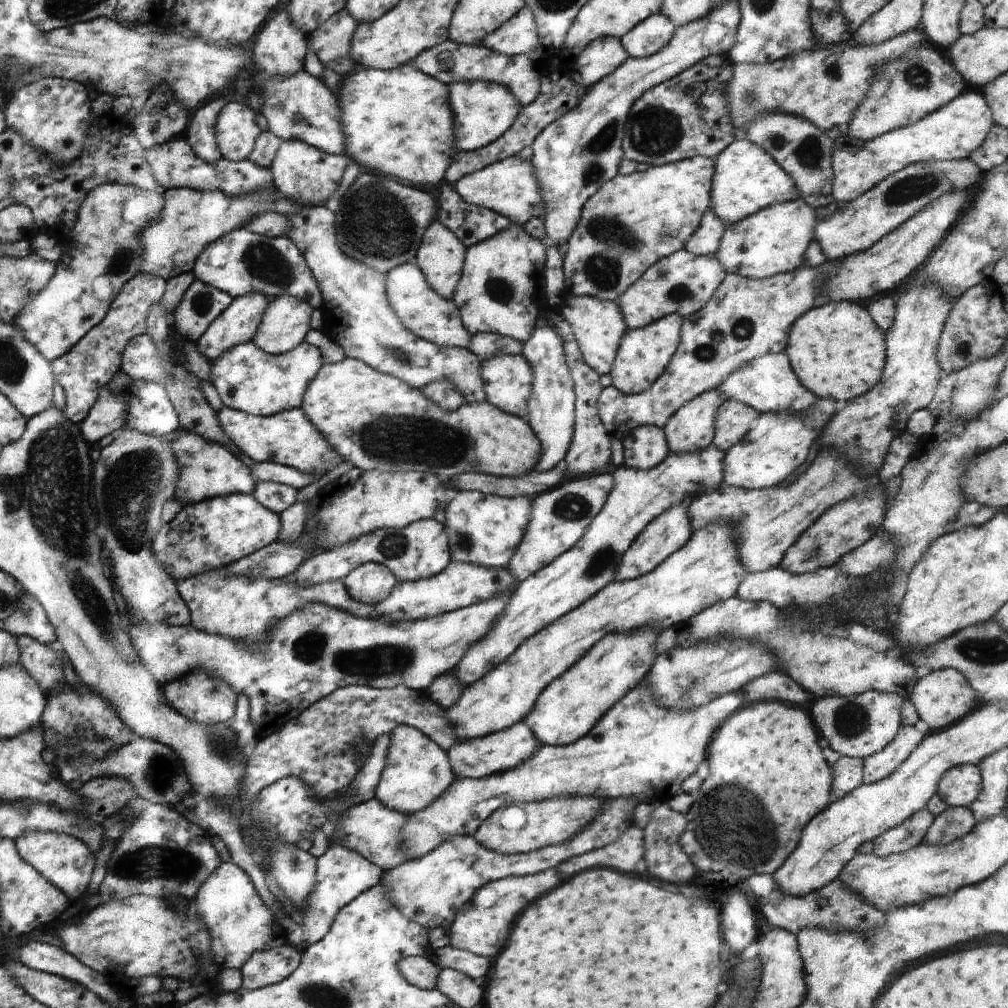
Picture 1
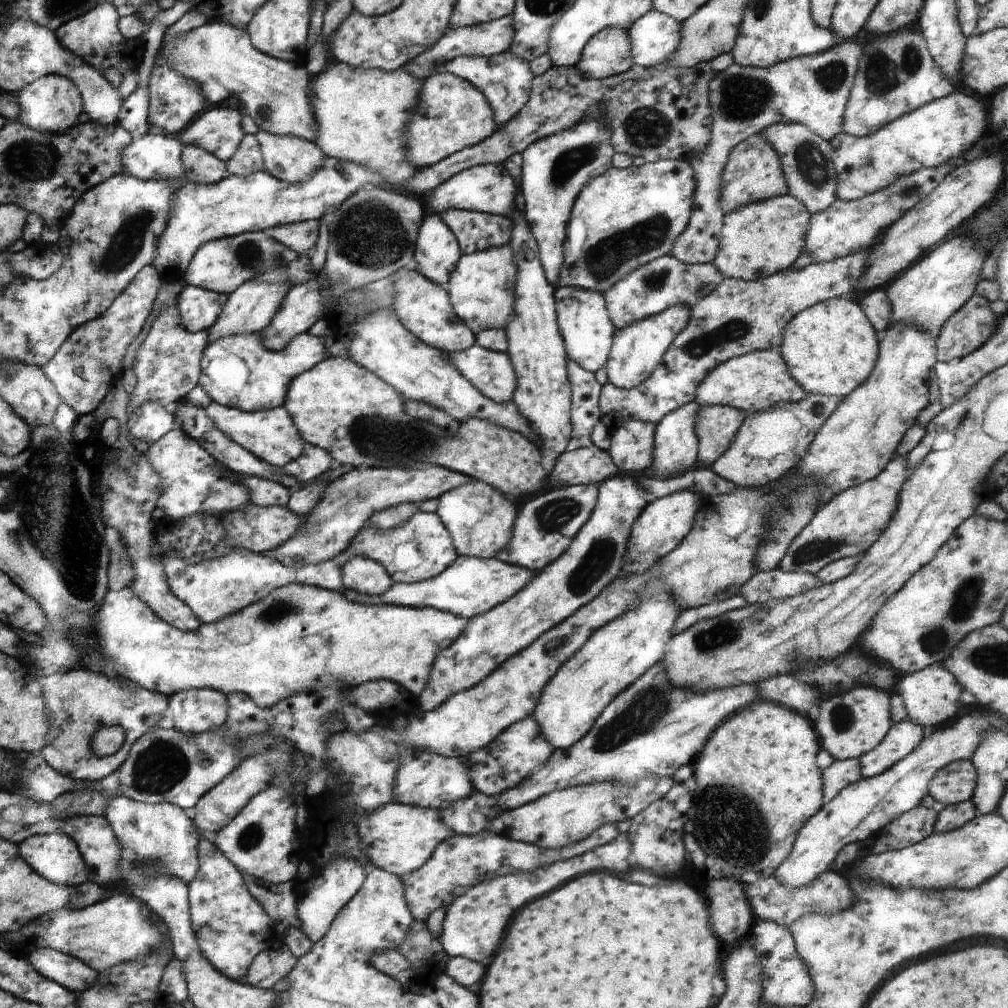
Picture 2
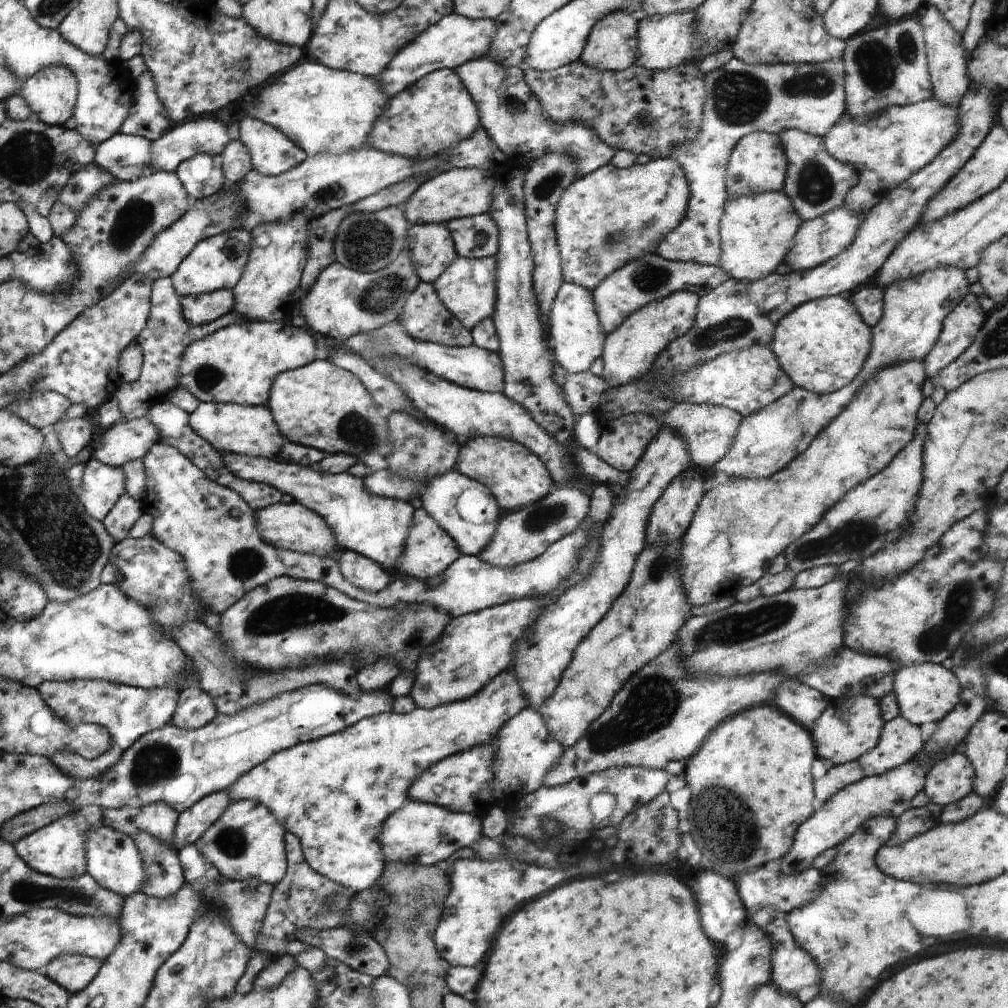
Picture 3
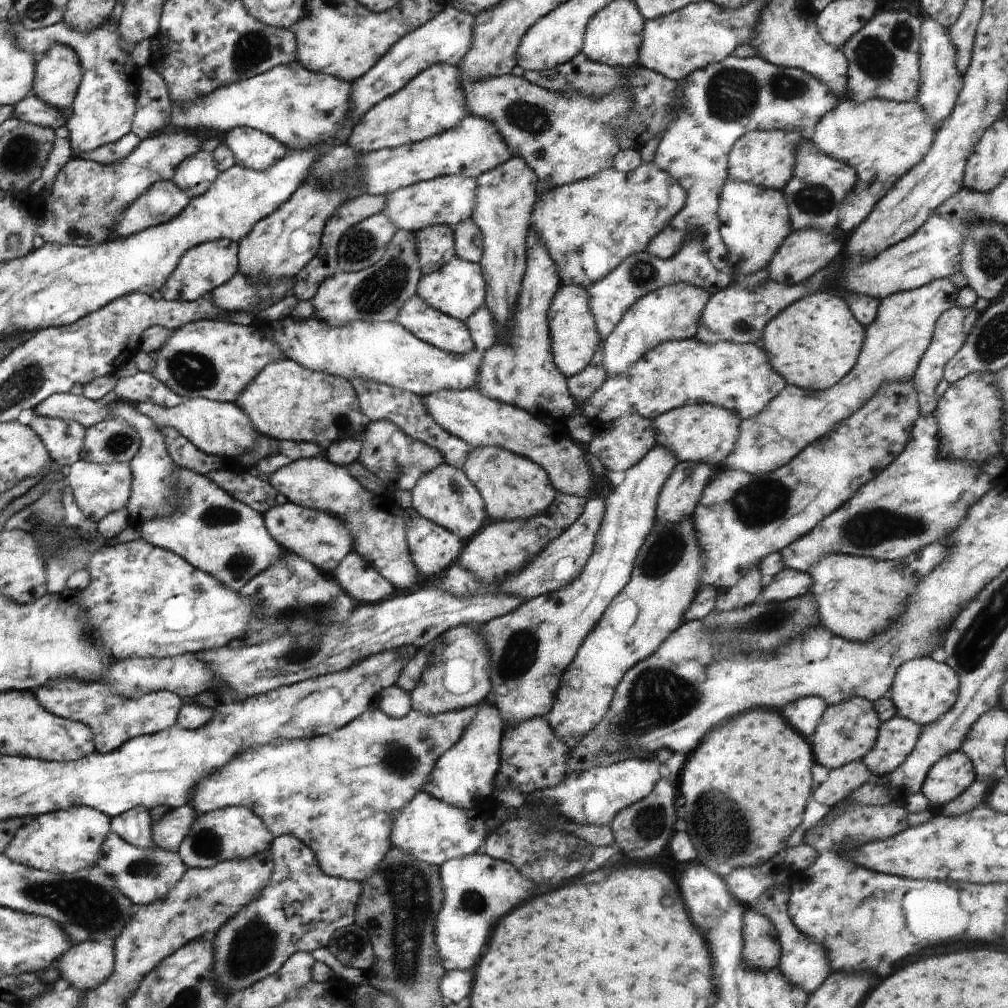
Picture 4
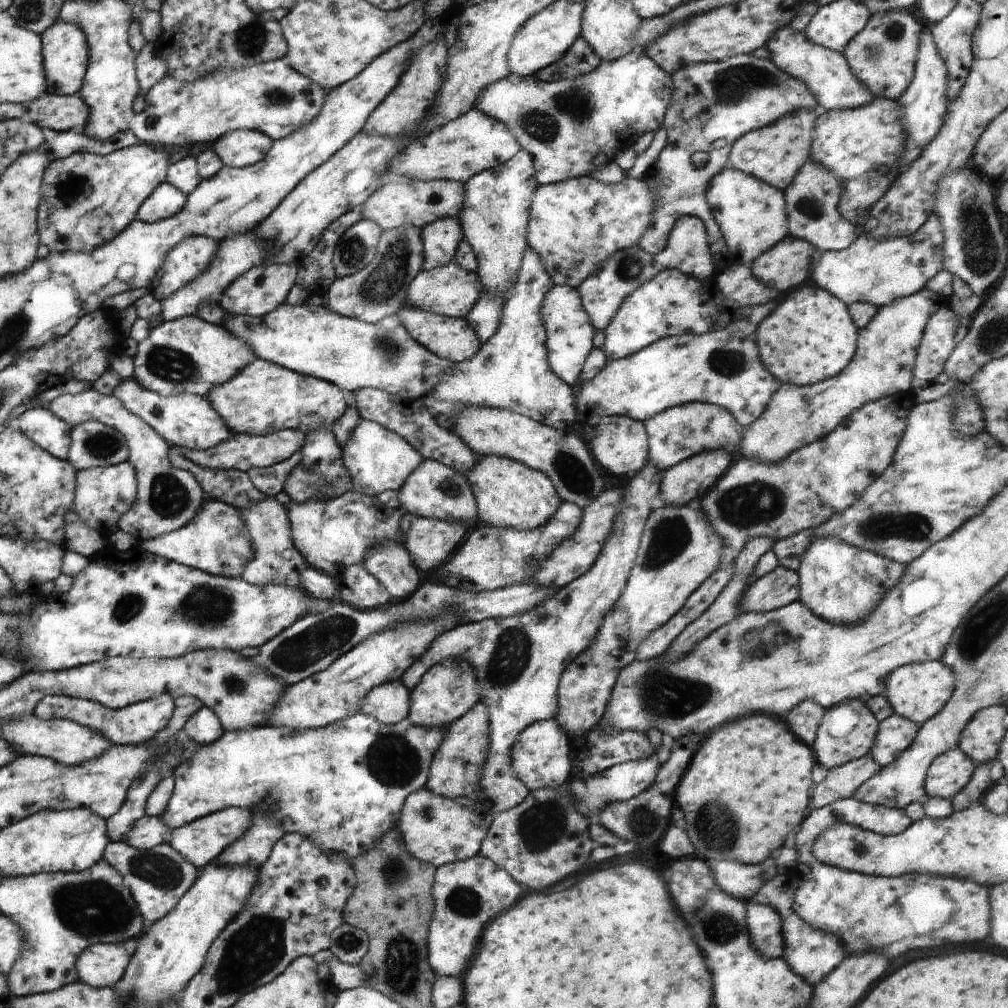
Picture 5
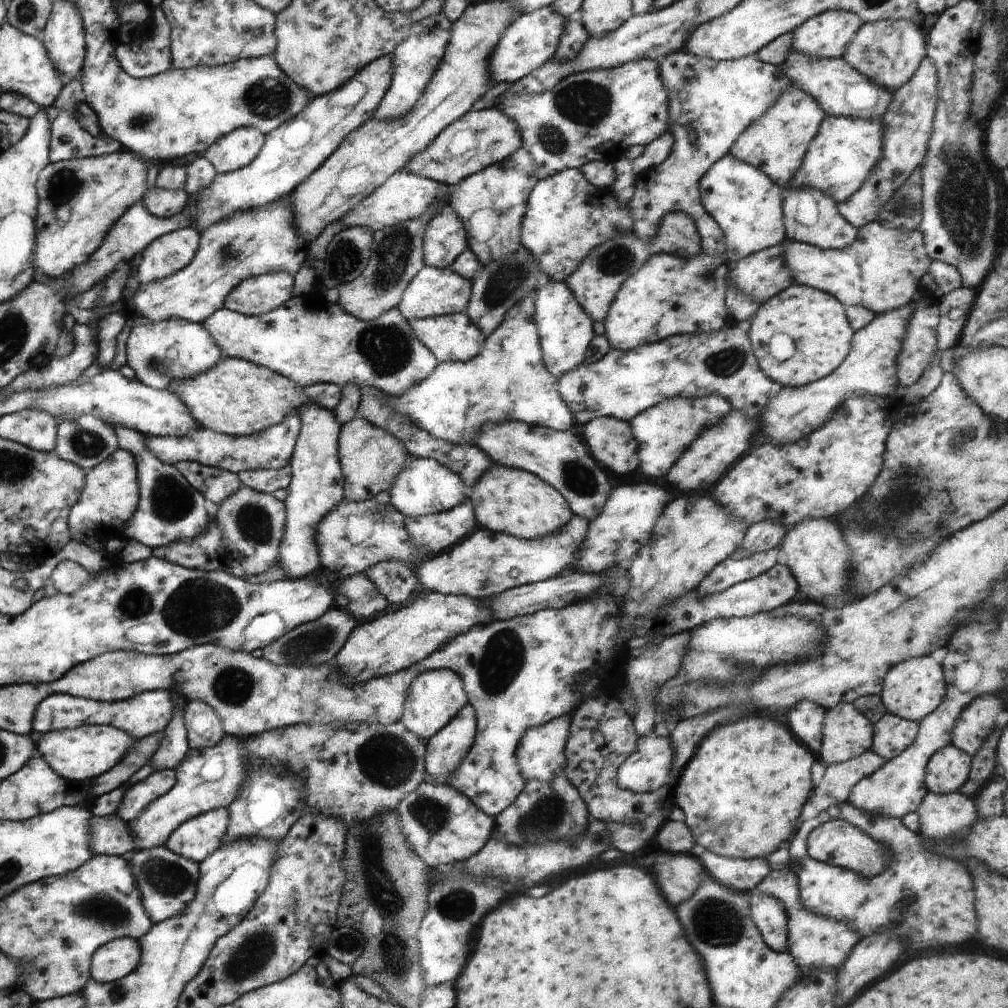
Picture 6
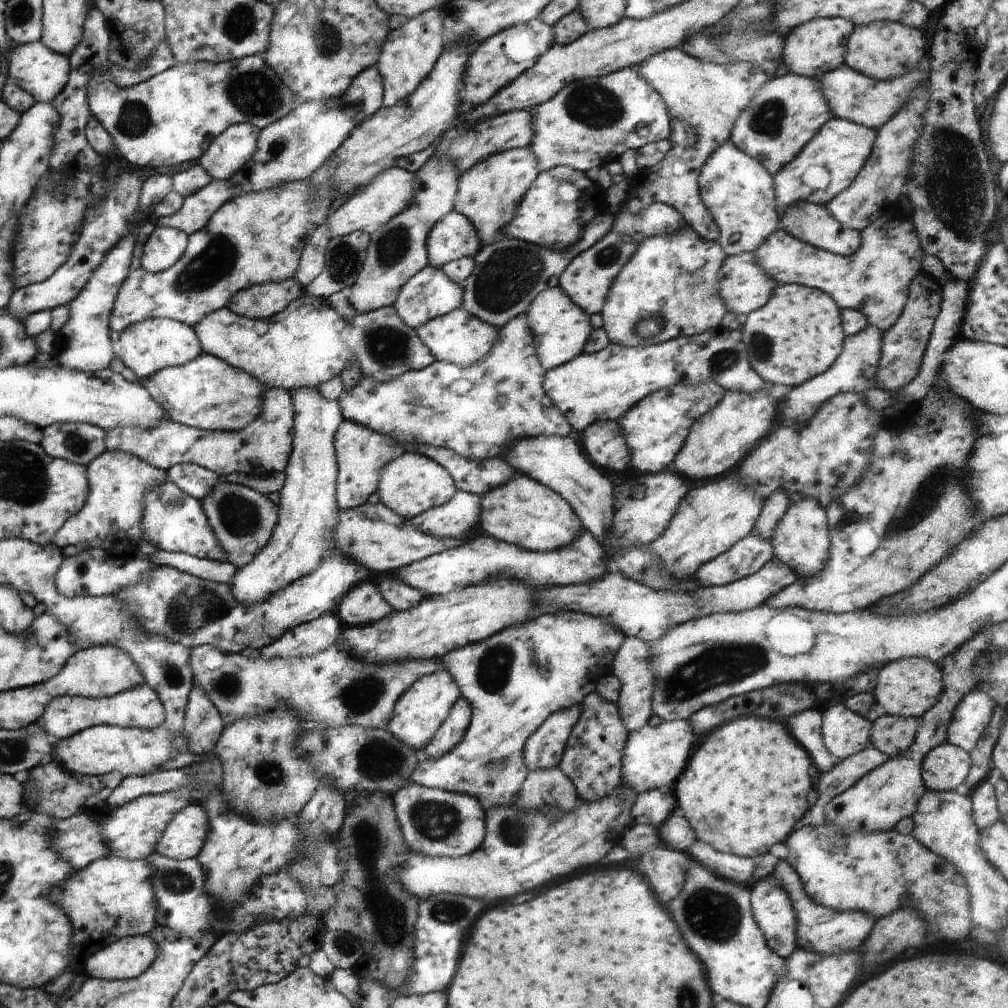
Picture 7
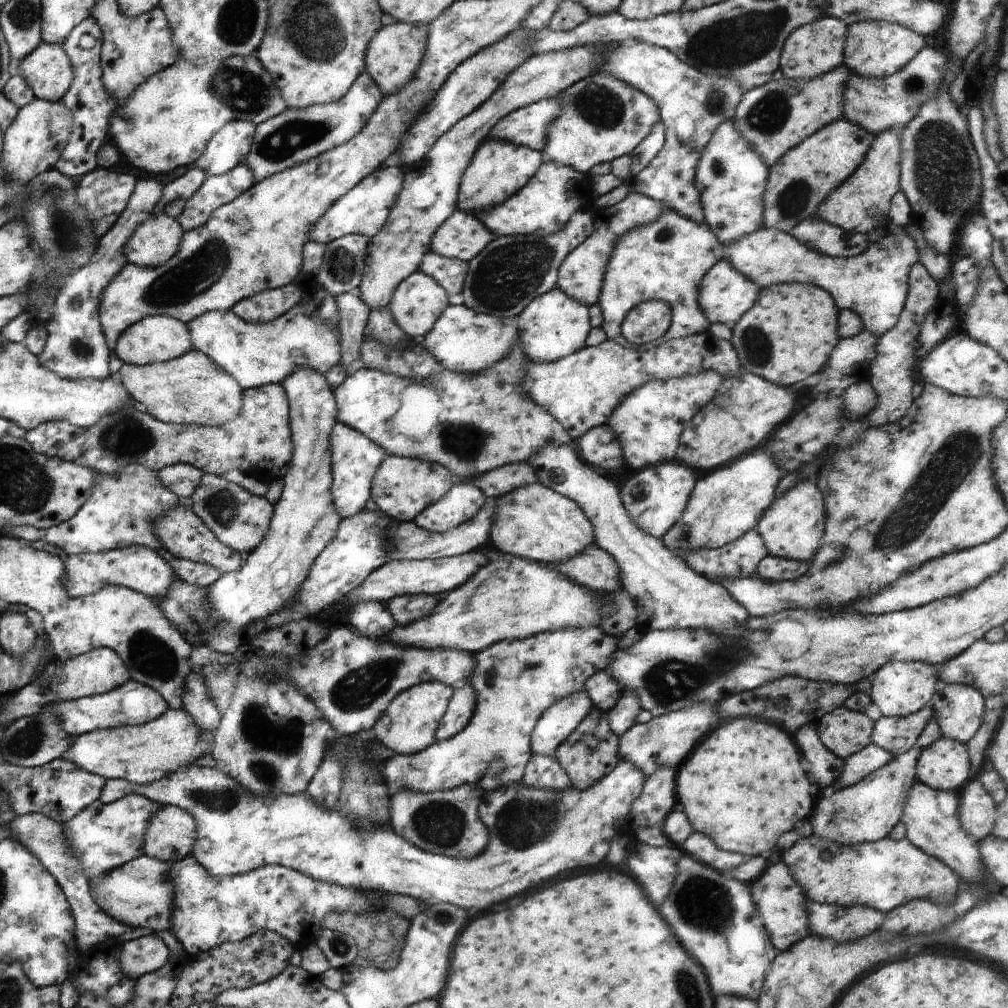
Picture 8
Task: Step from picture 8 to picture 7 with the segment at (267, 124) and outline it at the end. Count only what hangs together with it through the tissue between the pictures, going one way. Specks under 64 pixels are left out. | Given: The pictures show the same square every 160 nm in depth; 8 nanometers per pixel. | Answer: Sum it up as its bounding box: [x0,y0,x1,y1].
[233,66,383,196]

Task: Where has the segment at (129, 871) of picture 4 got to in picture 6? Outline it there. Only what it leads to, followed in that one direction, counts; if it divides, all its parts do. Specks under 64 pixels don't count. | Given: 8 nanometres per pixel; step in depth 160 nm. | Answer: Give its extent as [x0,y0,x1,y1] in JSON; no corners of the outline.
[128,845,199,924]

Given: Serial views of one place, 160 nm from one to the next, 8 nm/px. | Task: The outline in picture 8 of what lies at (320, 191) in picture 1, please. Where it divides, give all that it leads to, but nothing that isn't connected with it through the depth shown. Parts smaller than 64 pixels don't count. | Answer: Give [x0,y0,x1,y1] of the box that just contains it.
[195,121,256,176]

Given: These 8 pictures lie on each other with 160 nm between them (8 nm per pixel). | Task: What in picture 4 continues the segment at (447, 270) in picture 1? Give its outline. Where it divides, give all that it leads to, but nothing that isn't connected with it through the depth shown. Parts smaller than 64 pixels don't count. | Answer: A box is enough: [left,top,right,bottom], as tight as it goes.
[415,226,455,274]

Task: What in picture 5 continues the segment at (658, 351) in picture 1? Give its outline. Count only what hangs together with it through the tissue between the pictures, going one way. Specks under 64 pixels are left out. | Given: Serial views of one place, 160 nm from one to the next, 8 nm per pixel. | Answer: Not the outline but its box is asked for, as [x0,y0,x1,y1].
[601,269,723,360]

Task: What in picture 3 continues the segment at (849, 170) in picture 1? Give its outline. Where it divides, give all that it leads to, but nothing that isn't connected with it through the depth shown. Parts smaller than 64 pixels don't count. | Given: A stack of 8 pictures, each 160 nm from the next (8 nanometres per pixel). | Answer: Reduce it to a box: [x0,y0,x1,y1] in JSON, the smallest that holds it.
[822,97,959,211]

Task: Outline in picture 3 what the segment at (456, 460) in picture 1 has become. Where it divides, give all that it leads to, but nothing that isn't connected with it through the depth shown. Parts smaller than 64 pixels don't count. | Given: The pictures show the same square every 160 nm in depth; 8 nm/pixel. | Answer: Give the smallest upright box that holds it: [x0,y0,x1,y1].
[266,356,554,513]

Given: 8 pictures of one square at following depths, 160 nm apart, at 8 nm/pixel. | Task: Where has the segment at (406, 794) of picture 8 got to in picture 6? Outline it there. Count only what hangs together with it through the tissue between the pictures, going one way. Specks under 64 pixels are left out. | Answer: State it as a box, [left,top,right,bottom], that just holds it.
[396,783,495,871]

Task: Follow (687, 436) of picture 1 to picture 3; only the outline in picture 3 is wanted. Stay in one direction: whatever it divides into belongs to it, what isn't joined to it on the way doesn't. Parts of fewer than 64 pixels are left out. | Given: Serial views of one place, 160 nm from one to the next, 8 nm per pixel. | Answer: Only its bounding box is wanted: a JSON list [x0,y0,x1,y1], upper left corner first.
[509,427,692,709]

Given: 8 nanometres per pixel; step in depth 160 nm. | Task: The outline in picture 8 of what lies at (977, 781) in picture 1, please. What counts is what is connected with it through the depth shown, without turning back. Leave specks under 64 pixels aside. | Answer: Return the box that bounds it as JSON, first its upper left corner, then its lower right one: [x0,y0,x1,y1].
[916,736,972,789]

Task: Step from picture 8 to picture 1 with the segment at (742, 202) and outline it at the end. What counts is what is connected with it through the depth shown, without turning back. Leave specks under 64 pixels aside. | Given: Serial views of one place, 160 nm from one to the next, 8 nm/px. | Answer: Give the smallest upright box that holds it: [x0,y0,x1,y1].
[716,198,816,279]

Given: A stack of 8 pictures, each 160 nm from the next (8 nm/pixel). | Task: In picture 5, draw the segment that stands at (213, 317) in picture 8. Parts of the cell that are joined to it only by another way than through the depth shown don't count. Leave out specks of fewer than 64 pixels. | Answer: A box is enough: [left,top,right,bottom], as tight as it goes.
[222,303,454,402]

